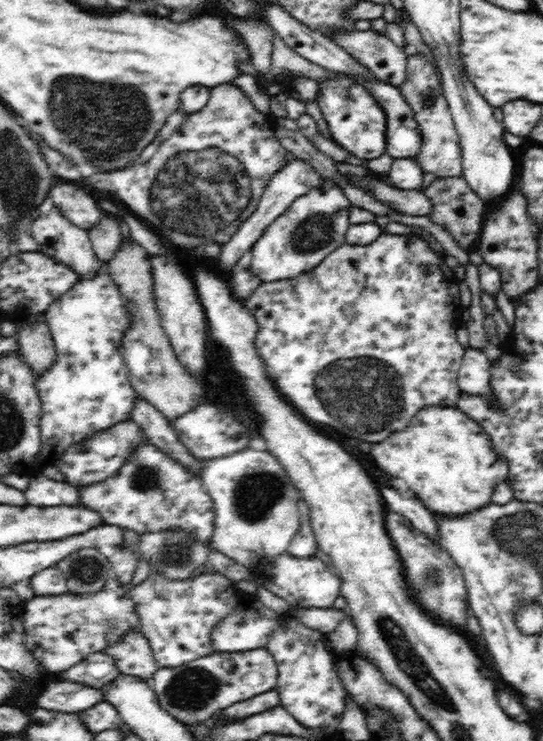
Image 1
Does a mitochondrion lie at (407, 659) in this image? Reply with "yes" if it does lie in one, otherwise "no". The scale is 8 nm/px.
yes

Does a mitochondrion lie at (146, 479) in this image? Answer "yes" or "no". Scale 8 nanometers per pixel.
yes

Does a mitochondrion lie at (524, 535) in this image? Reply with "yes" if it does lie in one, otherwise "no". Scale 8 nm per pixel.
yes

